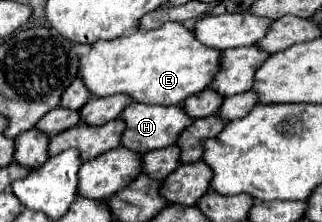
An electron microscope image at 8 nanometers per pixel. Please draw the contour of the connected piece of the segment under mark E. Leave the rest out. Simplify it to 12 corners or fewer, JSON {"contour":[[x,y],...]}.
{"contour":[[182,23],[96,41],[78,77],[94,97],[180,105],[218,49]]}

